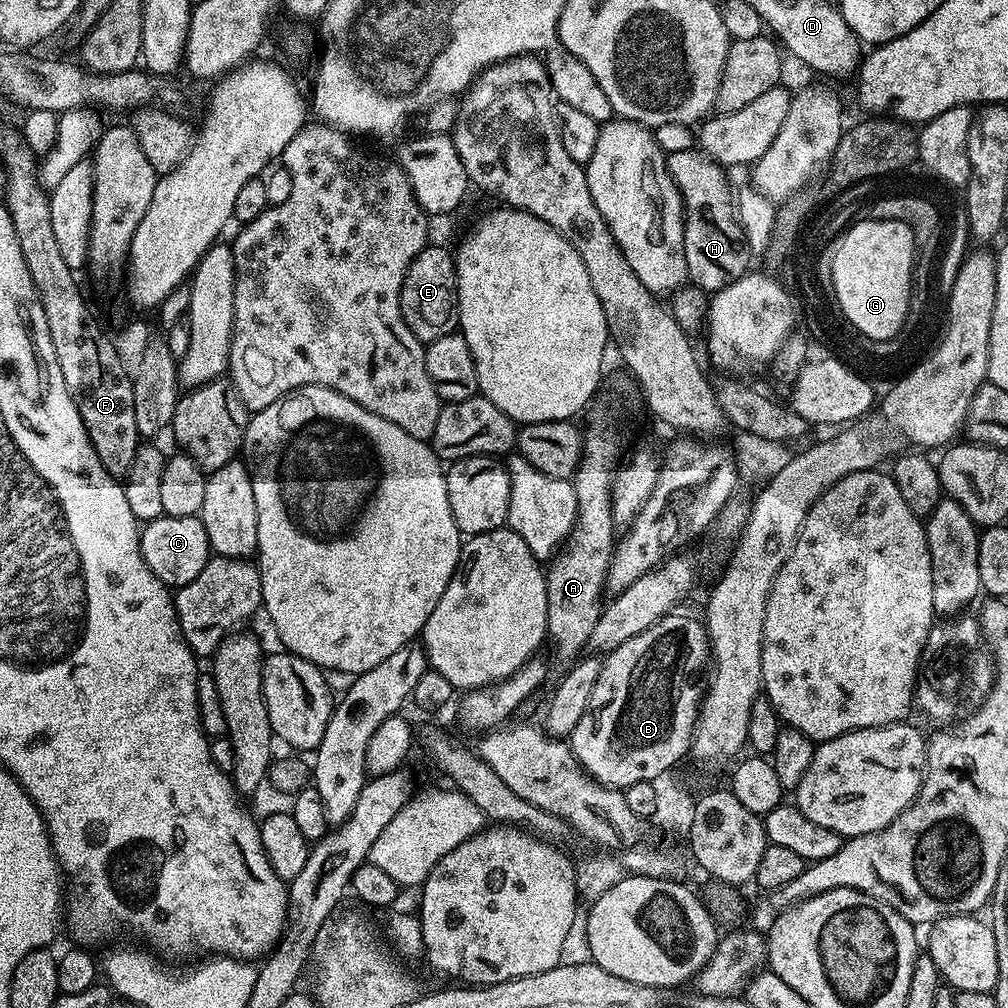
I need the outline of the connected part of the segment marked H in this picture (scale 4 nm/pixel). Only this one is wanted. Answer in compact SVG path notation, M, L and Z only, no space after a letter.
M684 148L681 152L668 152L666 156L668 175L675 182L680 192L680 198L684 206L684 253L686 254L686 266L688 267L689 281L697 284L699 291L711 294L730 286L738 278L742 278L749 271L750 253L748 251L748 239L740 229L740 222L736 219L734 196L728 192L728 176L721 165L713 163L699 151Z

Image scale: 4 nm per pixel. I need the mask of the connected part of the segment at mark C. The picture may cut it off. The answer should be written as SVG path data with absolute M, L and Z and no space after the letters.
M162 515L147 521L140 533L140 556L149 571L169 589L175 590L194 582L210 559L208 535L199 515Z

